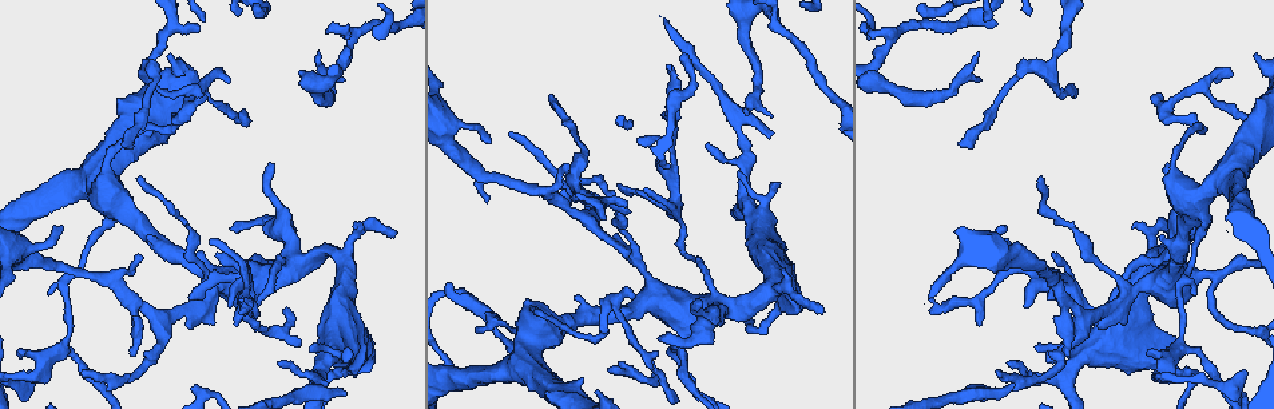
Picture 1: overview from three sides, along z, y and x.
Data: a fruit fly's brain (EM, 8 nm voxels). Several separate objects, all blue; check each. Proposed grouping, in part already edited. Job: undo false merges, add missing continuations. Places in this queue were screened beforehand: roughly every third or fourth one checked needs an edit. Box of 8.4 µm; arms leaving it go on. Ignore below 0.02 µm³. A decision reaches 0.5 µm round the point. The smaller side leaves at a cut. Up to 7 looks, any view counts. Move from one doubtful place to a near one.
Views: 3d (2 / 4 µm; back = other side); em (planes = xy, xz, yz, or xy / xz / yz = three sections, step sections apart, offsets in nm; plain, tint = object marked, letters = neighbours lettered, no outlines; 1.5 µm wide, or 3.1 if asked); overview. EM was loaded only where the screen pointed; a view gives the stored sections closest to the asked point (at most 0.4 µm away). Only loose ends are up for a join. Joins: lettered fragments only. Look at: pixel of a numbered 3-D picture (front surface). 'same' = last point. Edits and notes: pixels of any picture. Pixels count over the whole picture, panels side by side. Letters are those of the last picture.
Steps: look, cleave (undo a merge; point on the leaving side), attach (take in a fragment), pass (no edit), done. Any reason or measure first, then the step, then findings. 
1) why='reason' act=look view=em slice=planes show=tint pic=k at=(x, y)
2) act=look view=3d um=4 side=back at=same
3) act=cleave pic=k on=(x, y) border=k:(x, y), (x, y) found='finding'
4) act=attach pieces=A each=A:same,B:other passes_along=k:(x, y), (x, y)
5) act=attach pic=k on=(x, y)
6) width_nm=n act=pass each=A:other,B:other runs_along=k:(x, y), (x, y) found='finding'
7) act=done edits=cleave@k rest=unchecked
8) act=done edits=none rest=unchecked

why='end of a long branch' act=look view=3d um=4 pic=1 at=(1246, 370)

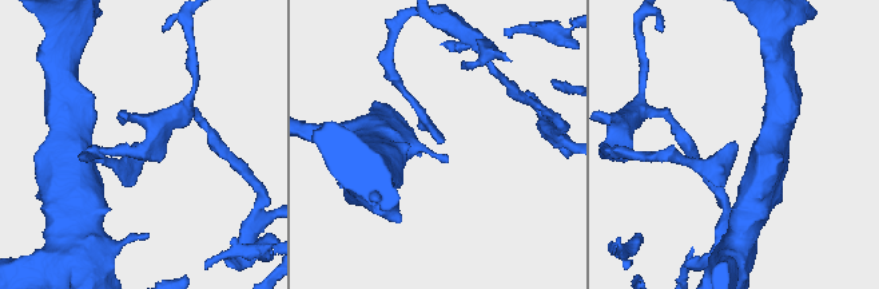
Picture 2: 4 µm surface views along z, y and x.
act=look view=em slice=planes show=letters pic=2 at=(734, 143)

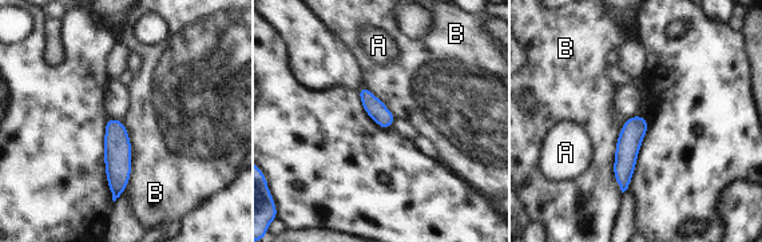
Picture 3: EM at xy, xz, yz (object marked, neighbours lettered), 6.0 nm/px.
act=pass each=A:other,B:other border=3:(627, 119), (614, 163), (622, 193) found='no lettered fragment goes on from it'

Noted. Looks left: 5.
why='free end' act=look view=em slice=planes show=plain pic=1 at=(1027, 305)

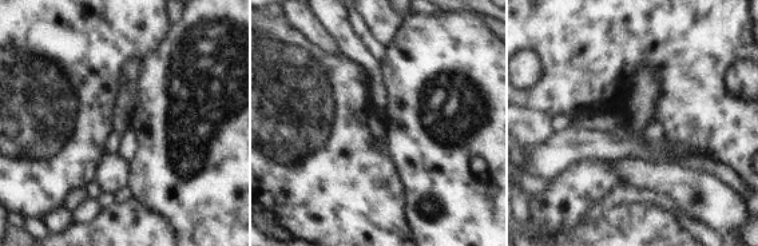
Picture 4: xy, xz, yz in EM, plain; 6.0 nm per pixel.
why='see the neighbours' act=look view=em slice=planes show=letters at=same

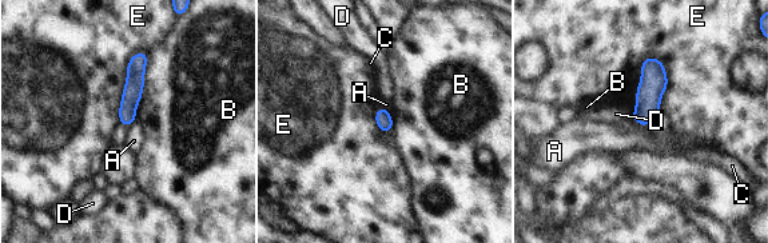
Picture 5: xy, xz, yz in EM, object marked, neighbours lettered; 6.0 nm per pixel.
act=pass each=A:other,B:other,C:other,D:other,E:other border=5:(631, 115), (641, 126), (648, 126) found='none of them fits'

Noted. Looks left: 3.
why='thick turns thin' act=look view=em slice=xy step=8 show=tint pic=1 at=(575, 198)

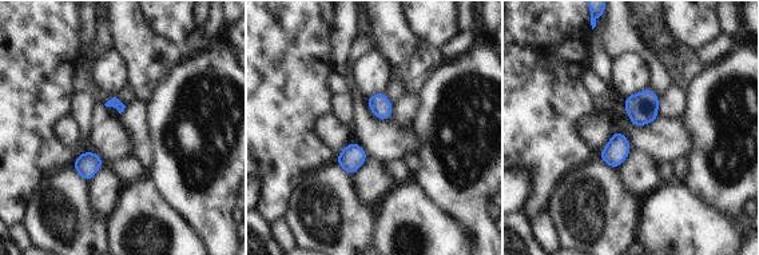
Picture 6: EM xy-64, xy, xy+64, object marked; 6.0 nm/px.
act=look view=em slice=planes show=letters at=same

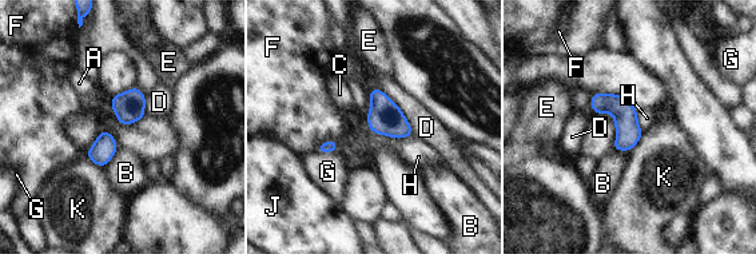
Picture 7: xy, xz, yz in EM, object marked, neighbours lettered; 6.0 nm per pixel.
longest_contact=D:380nm act=pass each=A:other,B:other,C:other,D:other,E:other,F:other,G:other,H:other,J:other,K:other border=7:(381, 134), (389, 138), (412, 137) found='continuous, no second neuron'

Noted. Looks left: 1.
act=done edits=none rest=unchecked

